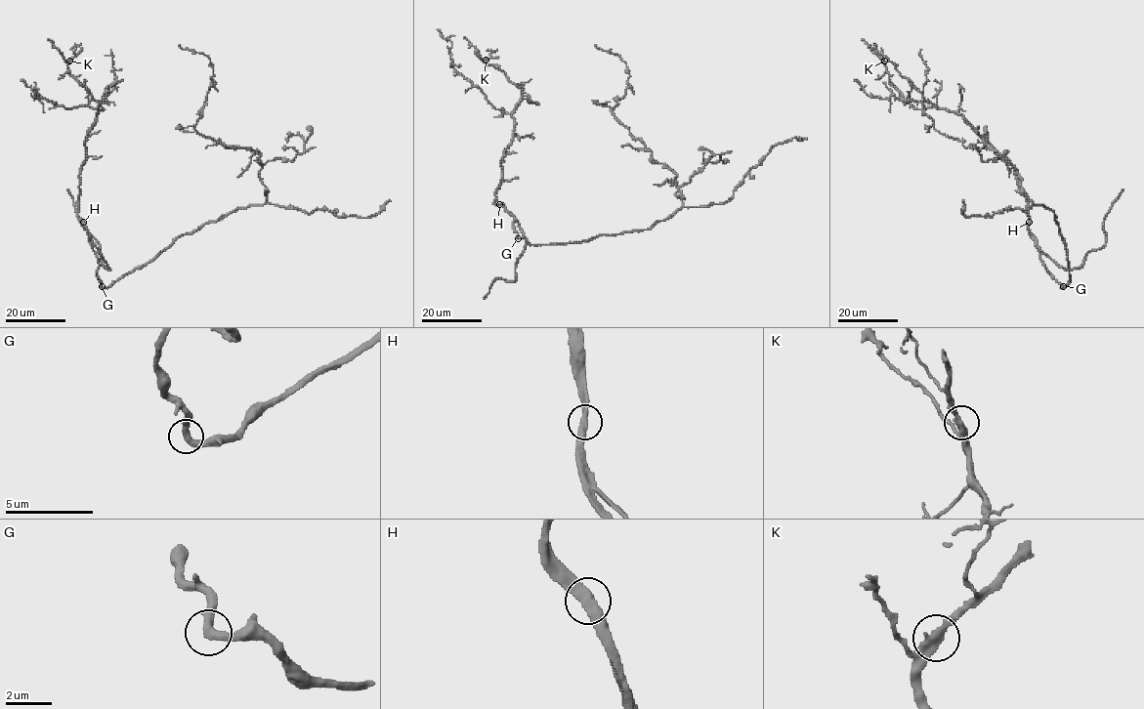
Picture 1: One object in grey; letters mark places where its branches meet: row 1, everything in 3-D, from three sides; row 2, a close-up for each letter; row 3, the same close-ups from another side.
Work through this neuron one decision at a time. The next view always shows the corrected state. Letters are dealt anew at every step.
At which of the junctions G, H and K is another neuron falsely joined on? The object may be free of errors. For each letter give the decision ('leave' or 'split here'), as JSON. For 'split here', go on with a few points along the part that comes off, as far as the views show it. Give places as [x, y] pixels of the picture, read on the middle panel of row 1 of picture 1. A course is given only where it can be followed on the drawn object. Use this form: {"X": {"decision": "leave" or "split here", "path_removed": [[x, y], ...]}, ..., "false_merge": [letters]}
{"G": {"decision": "leave"}, "H": {"decision": "leave"}, "K": {"decision": "leave"}, "false_merge": []}

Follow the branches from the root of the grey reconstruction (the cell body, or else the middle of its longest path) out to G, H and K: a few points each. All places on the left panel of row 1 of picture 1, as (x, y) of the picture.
G: (154, 258), (109, 286), (102, 286)
H: (154, 258), (109, 286), (103, 287), (97, 274), (97, 255), (83, 222)
K: (154, 258), (109, 286), (98, 278), (78, 215), (79, 171), (105, 102), (70, 73), (69, 61)

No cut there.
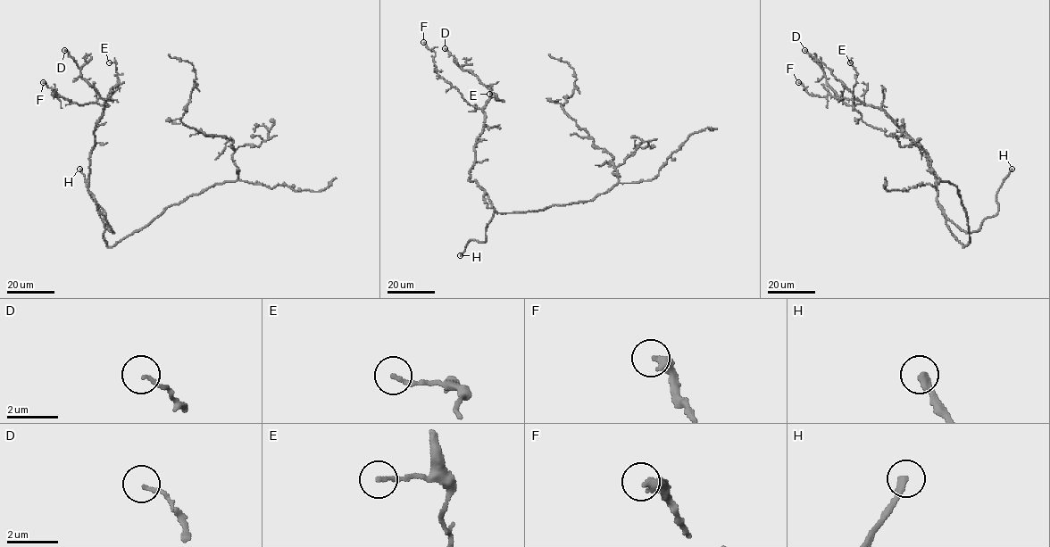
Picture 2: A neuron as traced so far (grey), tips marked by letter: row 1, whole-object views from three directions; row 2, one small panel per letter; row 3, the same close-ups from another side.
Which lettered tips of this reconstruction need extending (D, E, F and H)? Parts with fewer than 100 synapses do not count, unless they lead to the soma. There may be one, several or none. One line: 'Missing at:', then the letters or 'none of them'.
Missing at: H

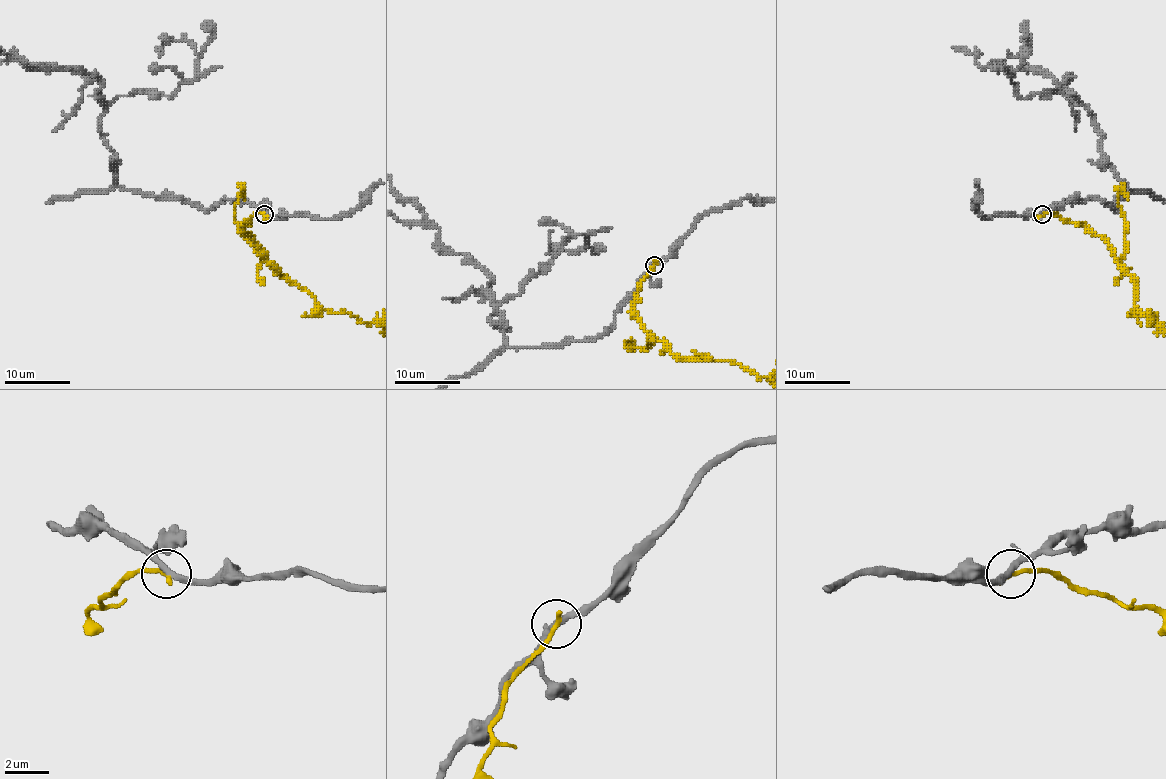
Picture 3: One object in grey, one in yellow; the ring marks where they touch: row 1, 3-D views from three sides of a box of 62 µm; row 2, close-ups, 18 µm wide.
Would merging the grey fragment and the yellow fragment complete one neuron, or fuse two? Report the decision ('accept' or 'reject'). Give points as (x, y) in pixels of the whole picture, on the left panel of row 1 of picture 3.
reject

